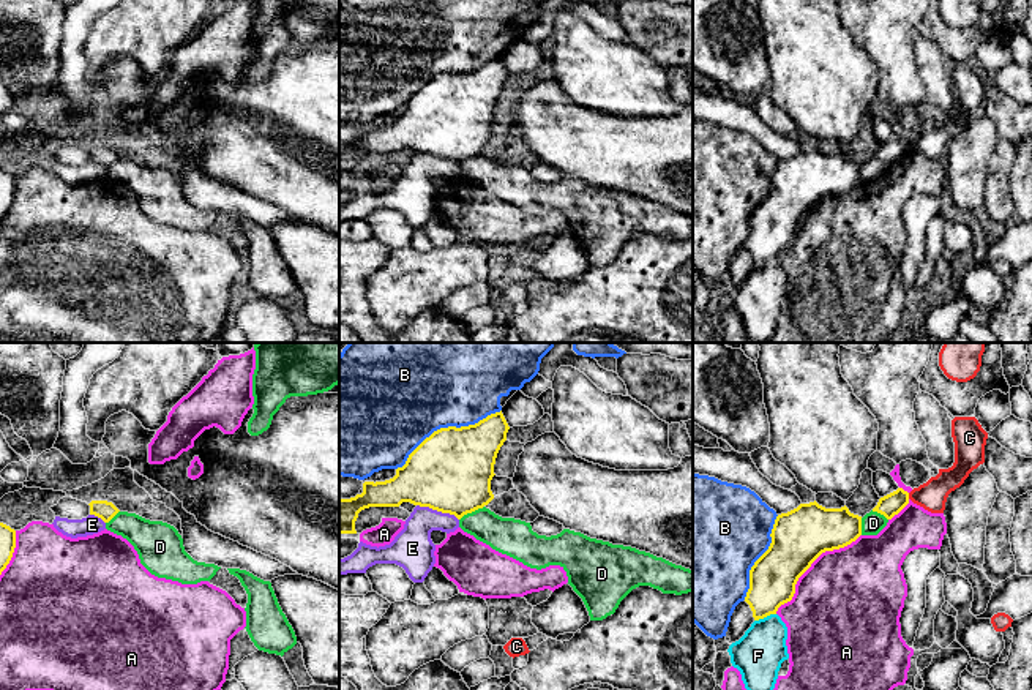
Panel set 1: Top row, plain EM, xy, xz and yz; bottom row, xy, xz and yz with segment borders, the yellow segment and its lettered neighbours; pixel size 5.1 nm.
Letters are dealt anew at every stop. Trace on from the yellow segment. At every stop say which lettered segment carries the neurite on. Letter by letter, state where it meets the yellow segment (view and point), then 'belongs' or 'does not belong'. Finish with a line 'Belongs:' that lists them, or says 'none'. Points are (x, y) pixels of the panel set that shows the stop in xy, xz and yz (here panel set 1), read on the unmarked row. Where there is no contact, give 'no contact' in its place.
A: yz (810, 212) | does not belong
B: xz (448, 73) | does not belong
C: yz (908, 142) | does not belong
D: xz (471, 158) | does not belong
E: xz (437, 157) | does not belong
F: yz (764, 262) | does not belong
Belongs: none

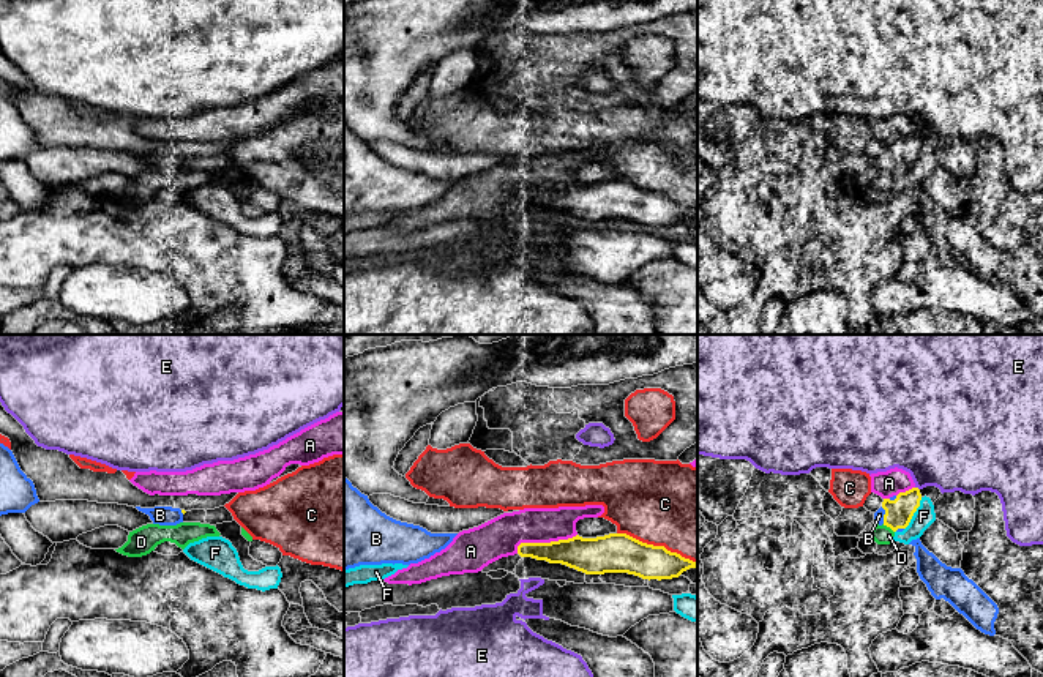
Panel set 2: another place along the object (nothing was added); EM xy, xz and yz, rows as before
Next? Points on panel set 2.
A: xz (543, 190) | does not belong
B: yz (884, 161) | belongs
C: xz (657, 193) | does not belong
D: yz (889, 172) | does not belong
E: yz (917, 134) | does not belong
F: yz (914, 158) | does not belong
Belongs: B

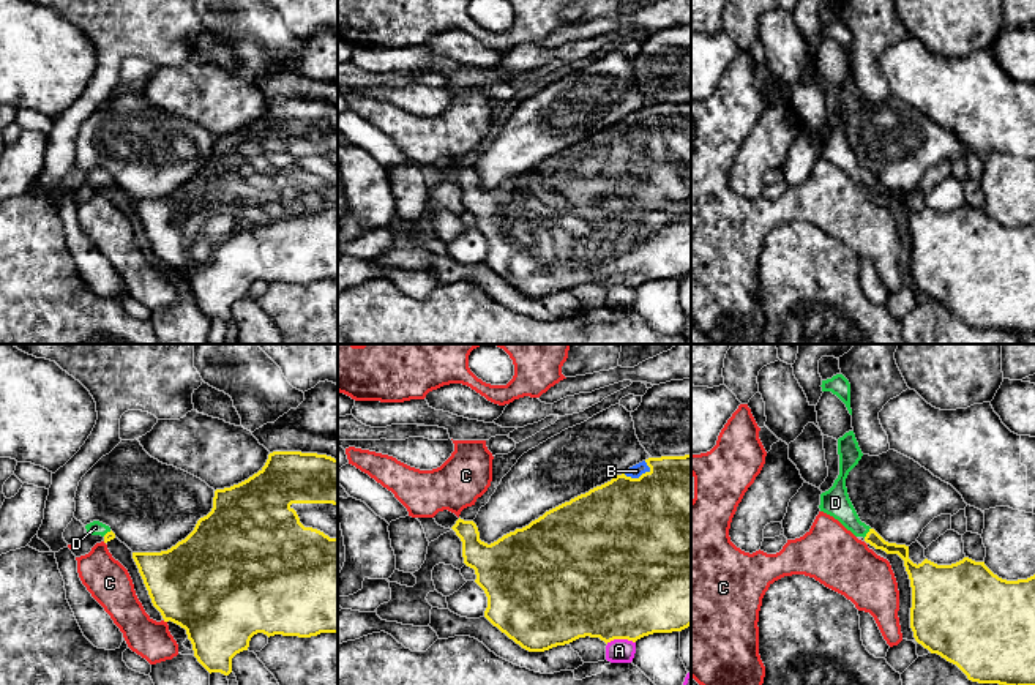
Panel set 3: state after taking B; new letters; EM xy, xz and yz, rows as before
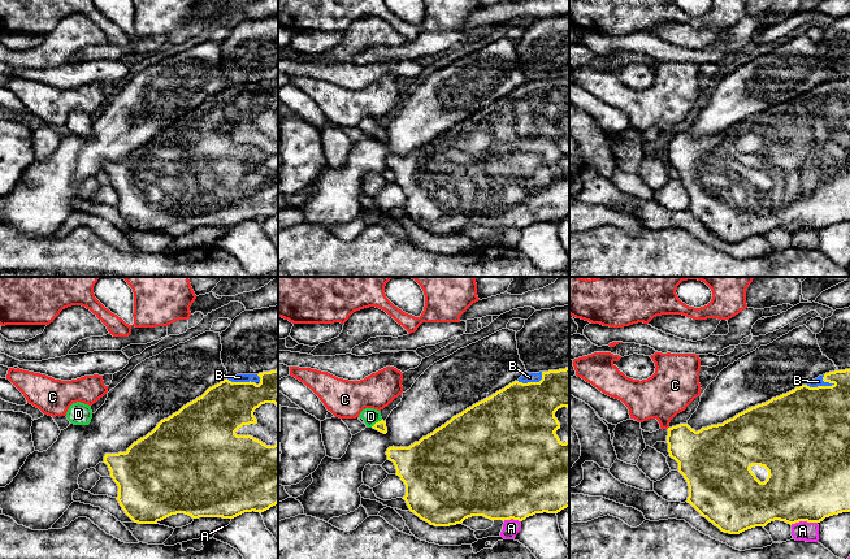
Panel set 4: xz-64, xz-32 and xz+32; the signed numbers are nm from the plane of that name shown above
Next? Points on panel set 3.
A: xz (620, 284) | does not belong
B: xz (636, 125) | belongs
C: no contact | does not belong
D: yz (868, 179) | belongs
Belongs: B, D

